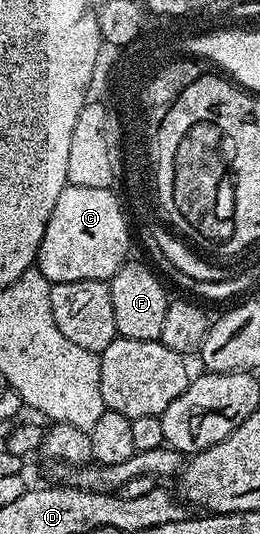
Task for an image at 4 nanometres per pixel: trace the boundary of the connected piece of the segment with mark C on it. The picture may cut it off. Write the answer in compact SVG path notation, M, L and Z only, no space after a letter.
M68 185L53 204L53 216L45 224L37 269L51 283L73 280L107 282L128 261L127 249L131 246L129 218L124 203L114 189L81 188Z

